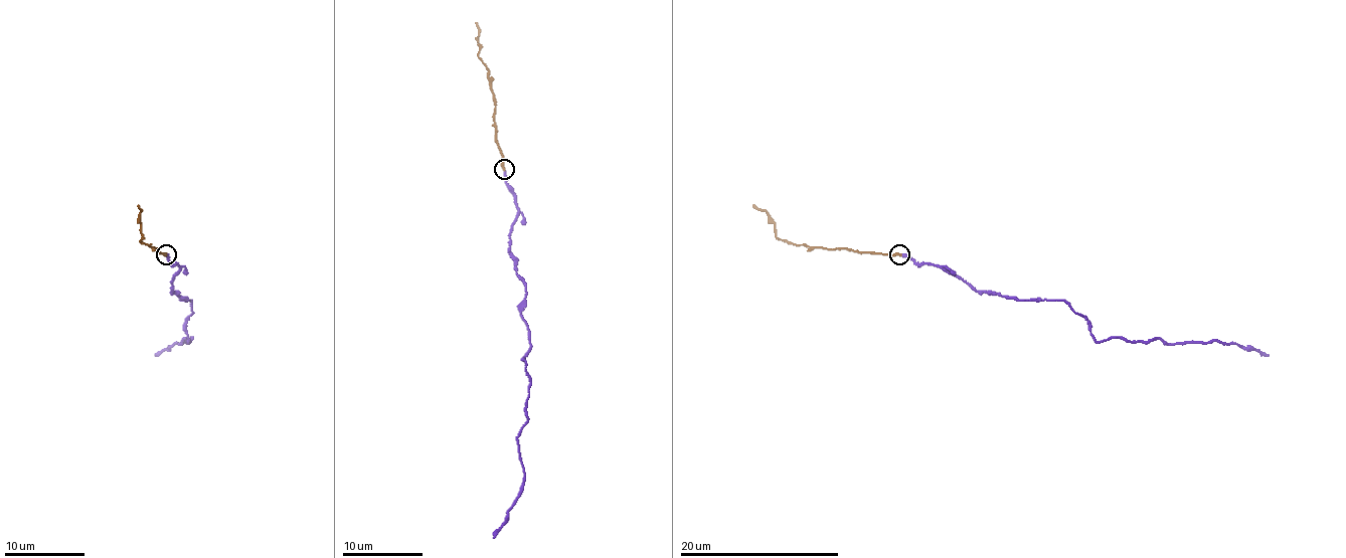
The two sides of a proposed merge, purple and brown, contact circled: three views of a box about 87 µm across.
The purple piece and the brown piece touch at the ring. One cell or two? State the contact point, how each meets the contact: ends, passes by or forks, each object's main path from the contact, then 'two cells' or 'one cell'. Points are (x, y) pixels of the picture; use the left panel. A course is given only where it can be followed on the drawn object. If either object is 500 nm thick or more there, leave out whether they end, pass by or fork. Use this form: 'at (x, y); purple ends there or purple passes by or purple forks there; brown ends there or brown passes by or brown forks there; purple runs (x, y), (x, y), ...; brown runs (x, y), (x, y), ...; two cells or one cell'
at (166, 254); purple ends there; brown ends there; purple runs (166, 255), (179, 267), (171, 291), (189, 301), (191, 315), (185, 331), (187, 341), (191, 337), (156, 355); brown runs (166, 255), (140, 241), (142, 223), (138, 205); one cell

